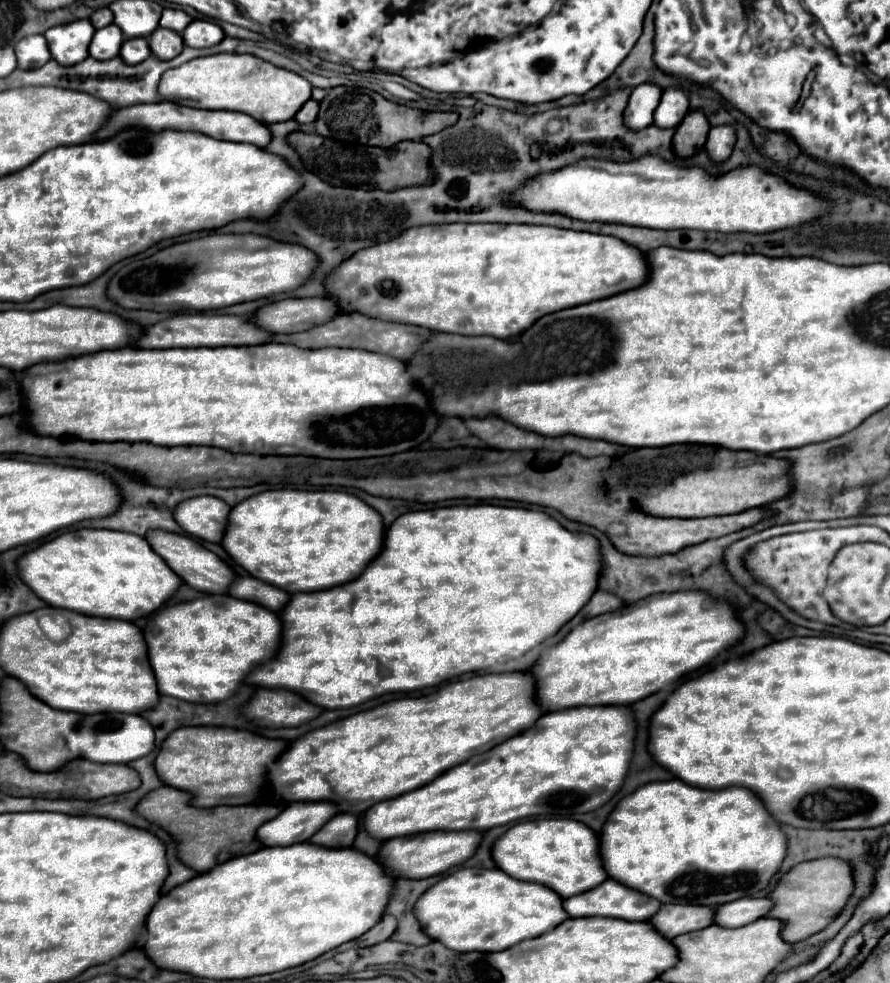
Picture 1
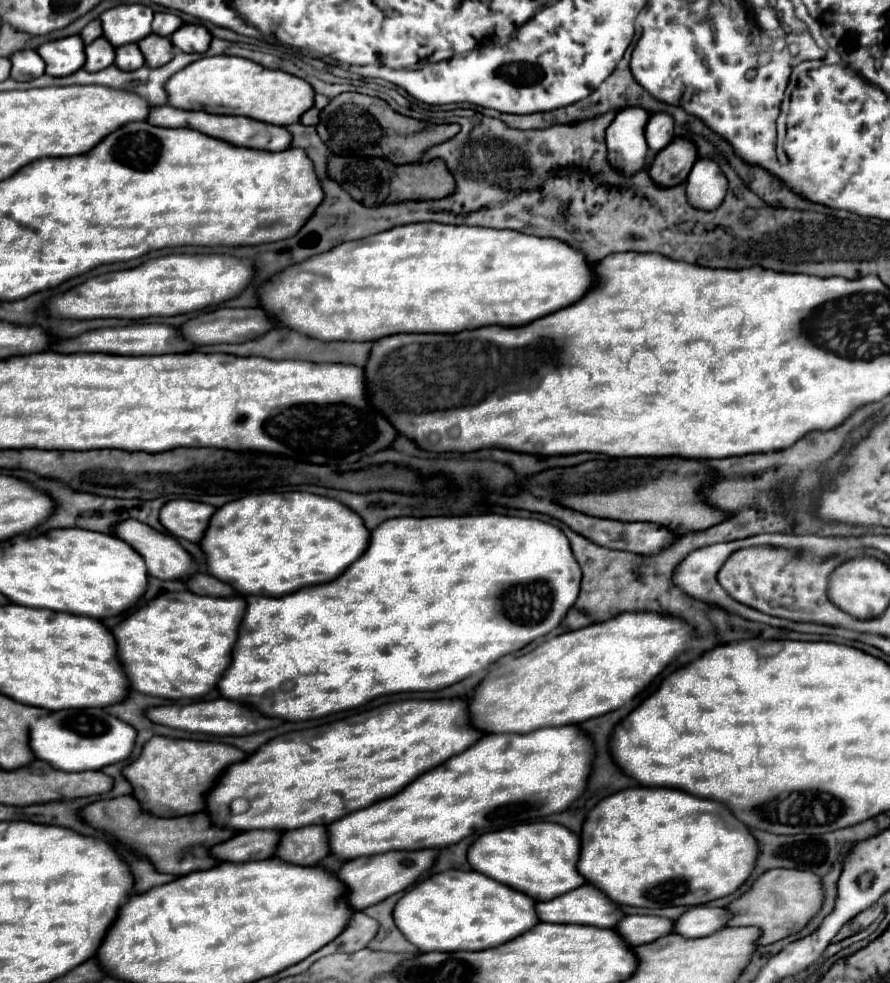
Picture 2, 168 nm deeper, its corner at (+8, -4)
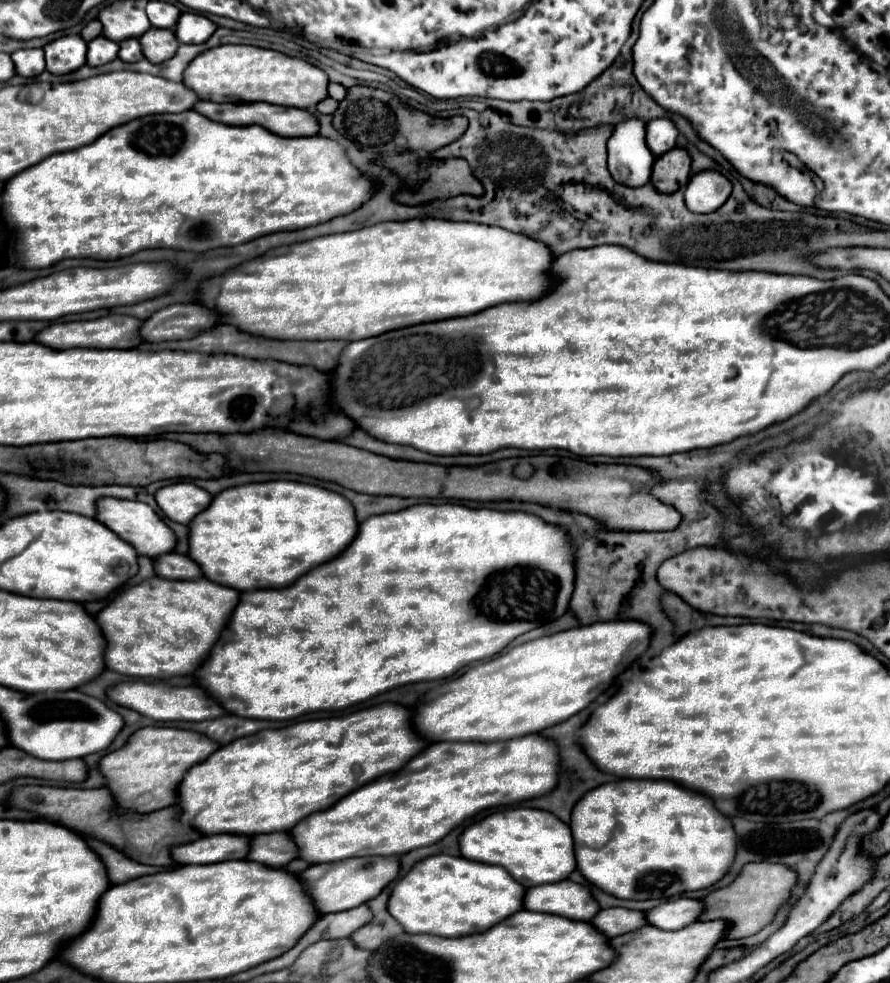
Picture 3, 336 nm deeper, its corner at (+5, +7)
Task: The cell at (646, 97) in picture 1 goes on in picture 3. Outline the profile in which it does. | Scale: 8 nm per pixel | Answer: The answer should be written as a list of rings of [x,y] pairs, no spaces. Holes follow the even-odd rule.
[[[627,119],[613,127],[607,143],[609,171],[617,183],[639,187],[649,183],[653,155],[645,147],[645,123],[641,119]]]

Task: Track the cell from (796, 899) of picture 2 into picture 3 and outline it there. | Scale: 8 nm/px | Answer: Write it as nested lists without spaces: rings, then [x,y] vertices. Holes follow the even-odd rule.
[[[747,863],[731,885],[727,885],[725,889],[717,889],[703,899],[705,911],[699,919],[725,919],[729,923],[727,939],[743,939],[755,935],[773,921],[779,905],[789,899],[795,883],[797,873],[789,871],[789,867],[781,863]]]

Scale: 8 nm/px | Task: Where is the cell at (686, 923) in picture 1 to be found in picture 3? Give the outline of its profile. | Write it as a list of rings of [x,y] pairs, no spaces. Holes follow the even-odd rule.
[[[613,907],[613,909],[601,909],[593,921],[591,921],[599,931],[603,931],[607,937],[617,937],[625,935],[629,931],[637,931],[649,921],[645,921],[643,911],[633,911],[633,909],[623,909],[623,907]]]

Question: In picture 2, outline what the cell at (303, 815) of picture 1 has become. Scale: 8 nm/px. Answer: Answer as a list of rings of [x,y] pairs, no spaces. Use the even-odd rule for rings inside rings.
[[[252,830],[234,834],[230,840],[216,844],[210,856],[220,862],[250,862],[272,858],[274,846],[278,846],[280,832],[276,830]]]

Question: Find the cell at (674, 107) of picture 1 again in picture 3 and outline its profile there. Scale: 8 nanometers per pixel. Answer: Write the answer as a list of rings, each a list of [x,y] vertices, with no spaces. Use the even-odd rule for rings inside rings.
[[[651,119],[647,123],[647,147],[655,157],[677,145],[677,127],[671,119]]]

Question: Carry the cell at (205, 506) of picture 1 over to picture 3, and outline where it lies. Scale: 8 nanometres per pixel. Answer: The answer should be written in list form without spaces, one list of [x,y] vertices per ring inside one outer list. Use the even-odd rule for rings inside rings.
[[[193,483],[167,485],[157,491],[155,499],[169,519],[183,525],[189,525],[213,501],[213,497],[205,489]]]

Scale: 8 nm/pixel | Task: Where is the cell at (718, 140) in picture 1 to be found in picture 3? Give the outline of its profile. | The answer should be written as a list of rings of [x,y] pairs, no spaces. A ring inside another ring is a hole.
[[[705,169],[693,173],[685,187],[685,203],[689,211],[709,213],[719,209],[731,195],[731,183],[719,171]]]

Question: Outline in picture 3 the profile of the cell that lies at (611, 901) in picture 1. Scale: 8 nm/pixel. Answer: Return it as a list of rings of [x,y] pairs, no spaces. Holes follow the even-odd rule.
[[[565,879],[559,883],[545,883],[527,889],[525,909],[553,913],[577,921],[591,921],[599,911],[599,903],[585,885]]]

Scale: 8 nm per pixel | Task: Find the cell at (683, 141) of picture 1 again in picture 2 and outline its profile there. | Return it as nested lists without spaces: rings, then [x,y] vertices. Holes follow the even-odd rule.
[[[676,138],[666,146],[666,150],[660,150],[650,164],[650,178],[662,188],[672,188],[682,182],[686,182],[694,162],[696,162],[696,148],[692,142],[684,138]]]

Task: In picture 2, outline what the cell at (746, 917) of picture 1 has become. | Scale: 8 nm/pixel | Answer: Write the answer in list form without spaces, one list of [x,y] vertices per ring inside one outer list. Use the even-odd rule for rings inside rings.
[[[694,906],[674,920],[674,934],[680,934],[684,938],[710,936],[726,926],[726,918],[730,918],[730,912],[726,908]]]

